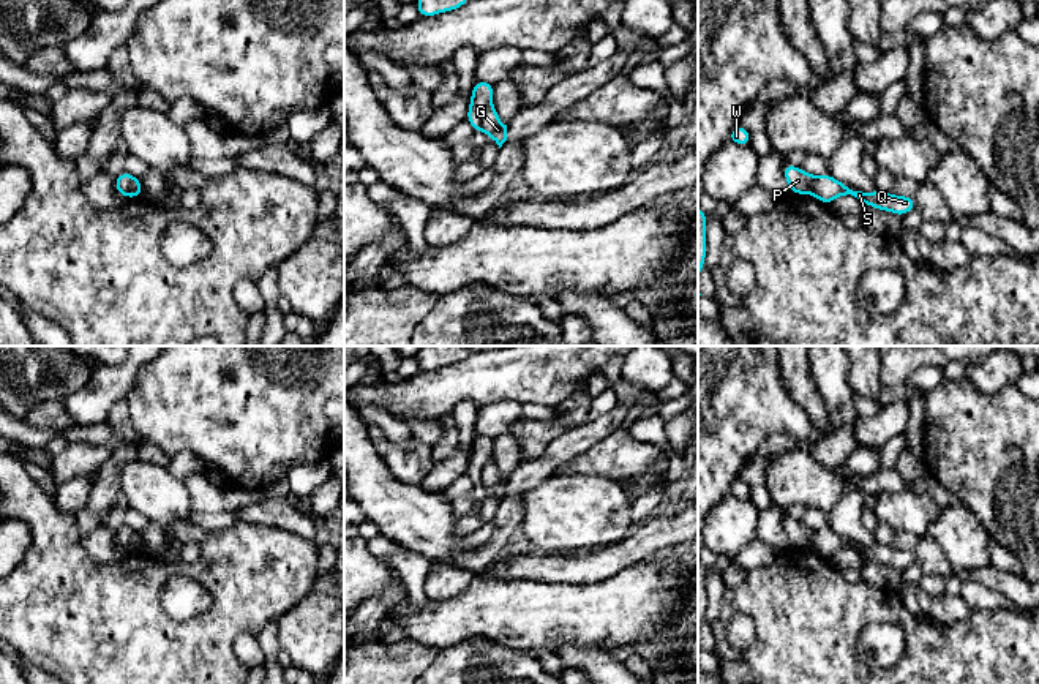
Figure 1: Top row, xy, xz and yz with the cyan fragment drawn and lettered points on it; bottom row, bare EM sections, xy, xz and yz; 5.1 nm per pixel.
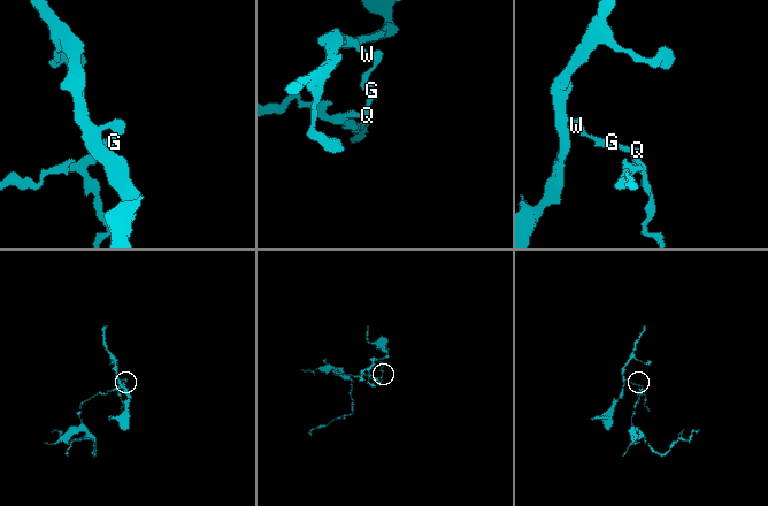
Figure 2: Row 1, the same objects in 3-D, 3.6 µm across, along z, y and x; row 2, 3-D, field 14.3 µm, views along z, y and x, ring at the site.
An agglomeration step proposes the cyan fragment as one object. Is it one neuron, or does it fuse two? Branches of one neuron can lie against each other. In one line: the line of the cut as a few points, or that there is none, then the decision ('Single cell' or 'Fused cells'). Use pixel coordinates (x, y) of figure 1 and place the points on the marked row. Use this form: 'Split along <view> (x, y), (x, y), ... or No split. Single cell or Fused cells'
Split along xz (491, 105), (483, 112), (479, 128). Fused cells

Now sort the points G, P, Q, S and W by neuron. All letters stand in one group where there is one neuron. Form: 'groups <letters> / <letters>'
groups G Q S / P W

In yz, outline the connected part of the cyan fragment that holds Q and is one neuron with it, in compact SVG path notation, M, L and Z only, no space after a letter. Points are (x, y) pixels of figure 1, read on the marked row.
M831 174L816 177L812 194L824 205L829 205L838 196L853 196L861 204L867 204L878 210L892 212L900 216L905 216L908 212L916 209L916 201L911 196L894 196L880 190L875 190L873 193L851 190Z

